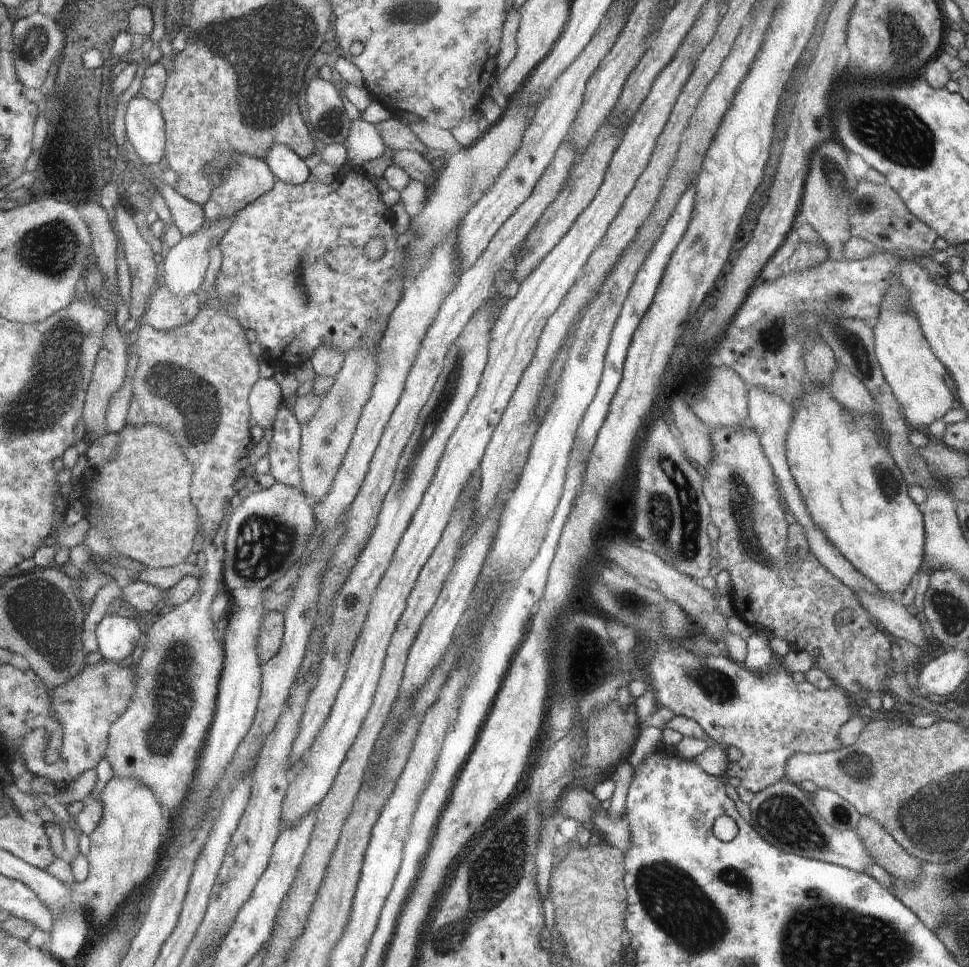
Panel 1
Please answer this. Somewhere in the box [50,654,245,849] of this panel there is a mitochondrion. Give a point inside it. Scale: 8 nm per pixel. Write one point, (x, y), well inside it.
(108, 678)

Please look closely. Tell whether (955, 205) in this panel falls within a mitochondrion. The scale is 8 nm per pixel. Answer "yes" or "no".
no

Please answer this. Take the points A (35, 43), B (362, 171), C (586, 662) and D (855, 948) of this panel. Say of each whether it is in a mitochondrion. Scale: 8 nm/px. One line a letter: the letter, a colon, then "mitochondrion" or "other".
A: mitochondrion
B: other
C: mitochondrion
D: mitochondrion

